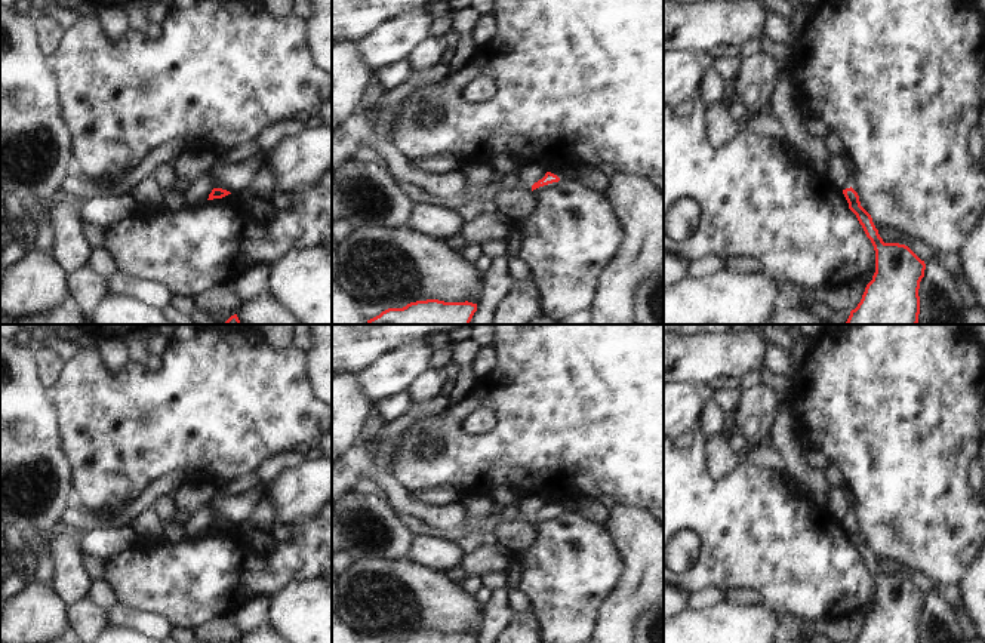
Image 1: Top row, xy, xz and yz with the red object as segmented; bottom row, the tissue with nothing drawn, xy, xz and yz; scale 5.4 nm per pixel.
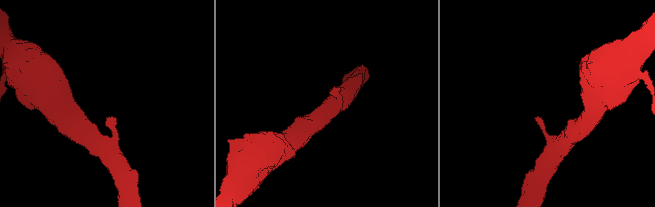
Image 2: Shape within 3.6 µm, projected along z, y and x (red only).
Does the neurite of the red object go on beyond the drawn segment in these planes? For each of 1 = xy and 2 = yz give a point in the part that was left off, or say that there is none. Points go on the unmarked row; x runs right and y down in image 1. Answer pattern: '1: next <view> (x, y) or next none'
1: next none
2: next none

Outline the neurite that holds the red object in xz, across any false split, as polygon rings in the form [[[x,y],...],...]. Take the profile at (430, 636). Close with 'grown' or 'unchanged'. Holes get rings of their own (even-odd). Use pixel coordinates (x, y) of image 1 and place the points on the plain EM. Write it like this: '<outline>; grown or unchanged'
[[[427,631],[410,634],[403,640],[388,640],[385,643],[477,643],[473,634],[444,634],[438,631]]]; unchanged

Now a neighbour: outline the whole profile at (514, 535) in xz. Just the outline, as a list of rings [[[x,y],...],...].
[[[493,504],[490,514],[499,519],[490,539],[508,548],[512,554],[529,547],[535,539],[532,522],[508,522],[502,517],[504,507]]]

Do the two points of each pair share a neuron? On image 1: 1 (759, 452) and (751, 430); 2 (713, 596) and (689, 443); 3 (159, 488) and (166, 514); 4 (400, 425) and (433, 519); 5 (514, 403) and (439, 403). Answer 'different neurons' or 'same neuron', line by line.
1: different neurons
2: different neurons
3: different neurons
4: different neurons
5: different neurons

